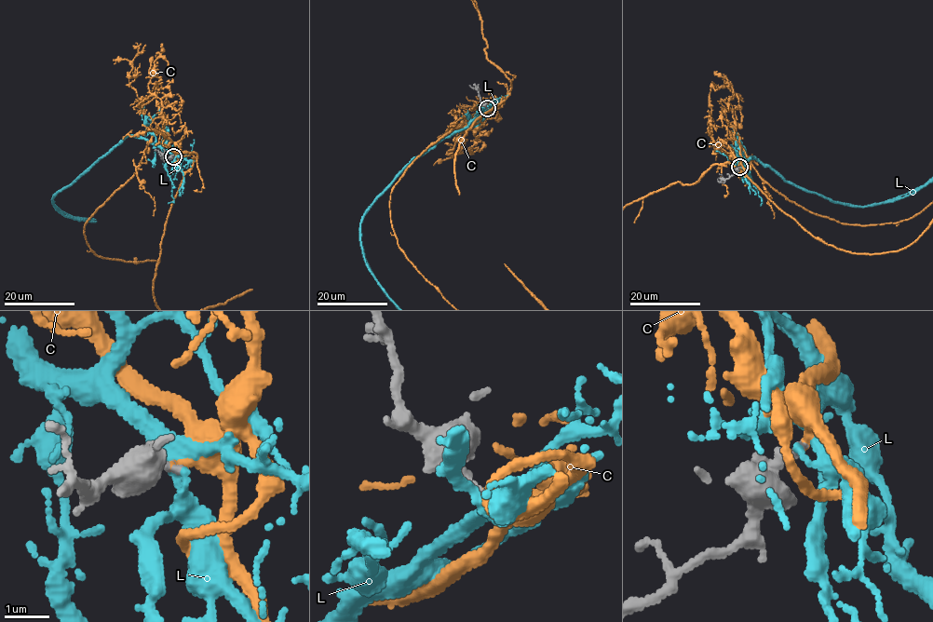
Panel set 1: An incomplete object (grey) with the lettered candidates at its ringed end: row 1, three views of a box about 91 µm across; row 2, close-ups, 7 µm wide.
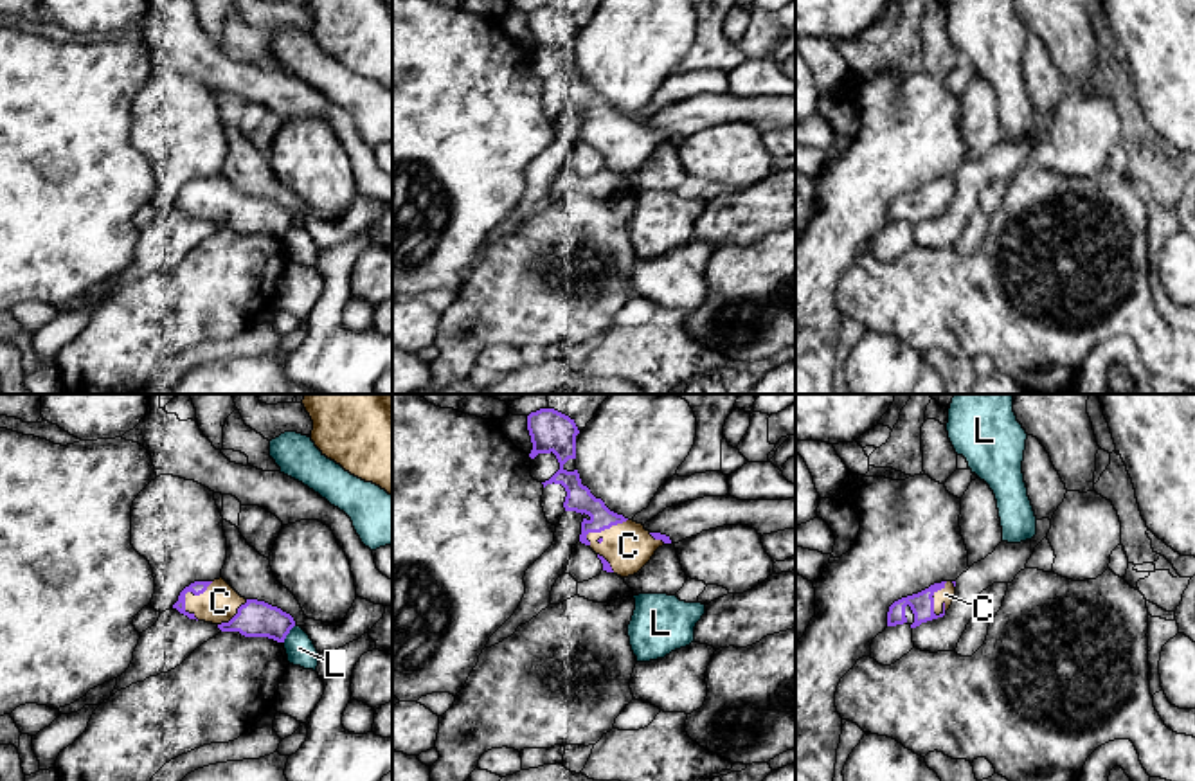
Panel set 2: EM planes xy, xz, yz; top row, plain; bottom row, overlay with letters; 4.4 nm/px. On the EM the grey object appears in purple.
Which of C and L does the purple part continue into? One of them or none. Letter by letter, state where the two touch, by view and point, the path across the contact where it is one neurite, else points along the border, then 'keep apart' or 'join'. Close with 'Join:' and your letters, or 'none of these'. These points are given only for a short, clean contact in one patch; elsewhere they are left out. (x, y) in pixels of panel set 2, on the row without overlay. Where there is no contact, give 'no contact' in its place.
C: yz (933, 197) | join
L: xy (288, 229) | along xy (296, 222), (283, 240) | keep apart
Join: C

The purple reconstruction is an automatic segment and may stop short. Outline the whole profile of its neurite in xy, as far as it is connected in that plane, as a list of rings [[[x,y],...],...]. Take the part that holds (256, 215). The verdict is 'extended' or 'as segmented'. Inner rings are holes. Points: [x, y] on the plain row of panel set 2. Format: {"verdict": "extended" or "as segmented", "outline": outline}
{"verdict": "extended", "outline": [[[223,175],[194,178],[173,202],[189,216],[216,221],[221,229],[239,229],[245,234],[268,234],[284,239],[295,218],[290,211],[265,198],[241,194]]]}

